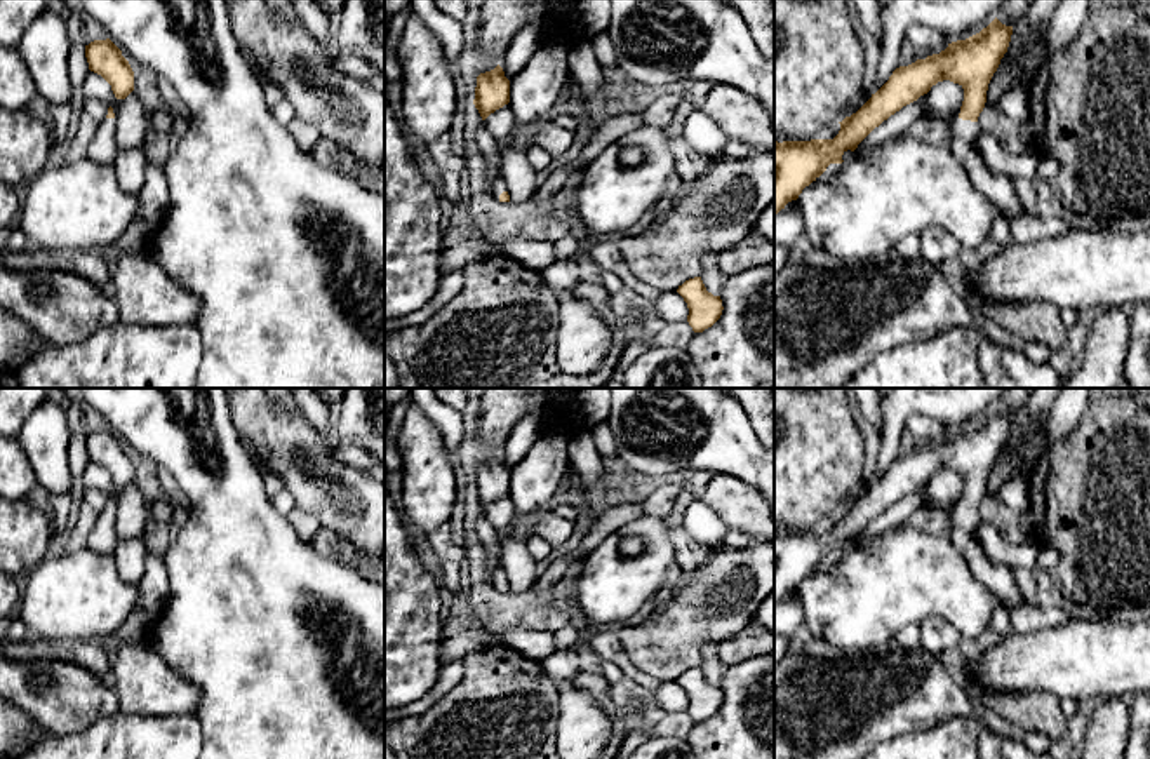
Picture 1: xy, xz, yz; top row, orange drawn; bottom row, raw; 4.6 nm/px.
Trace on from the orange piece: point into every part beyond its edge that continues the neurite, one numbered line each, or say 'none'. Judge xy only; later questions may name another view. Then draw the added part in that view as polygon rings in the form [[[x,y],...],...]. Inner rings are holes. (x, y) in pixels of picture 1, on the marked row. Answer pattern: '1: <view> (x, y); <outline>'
1: xy (103, 148); [[[104,118],[99,122],[96,136],[87,150],[87,158],[113,164],[117,158],[117,122],[115,118]]]

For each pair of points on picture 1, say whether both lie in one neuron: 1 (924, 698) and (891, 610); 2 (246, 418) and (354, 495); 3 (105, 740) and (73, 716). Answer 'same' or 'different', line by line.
1: different
2: same
3: different

